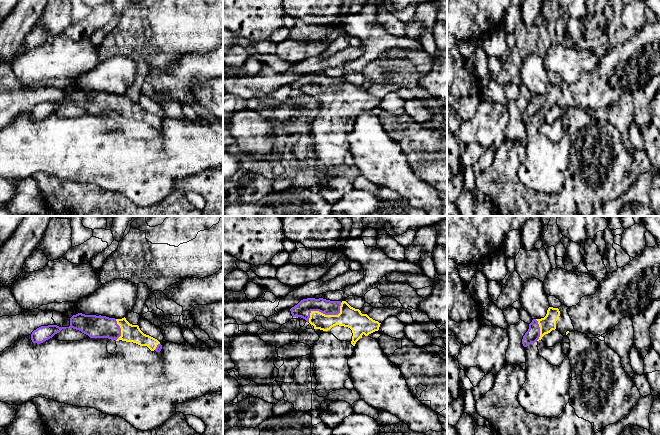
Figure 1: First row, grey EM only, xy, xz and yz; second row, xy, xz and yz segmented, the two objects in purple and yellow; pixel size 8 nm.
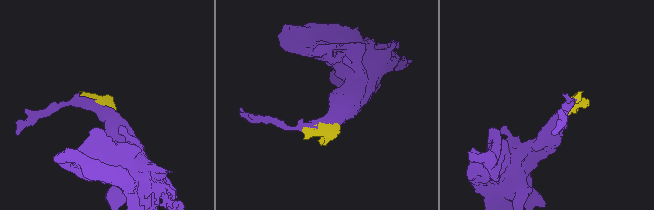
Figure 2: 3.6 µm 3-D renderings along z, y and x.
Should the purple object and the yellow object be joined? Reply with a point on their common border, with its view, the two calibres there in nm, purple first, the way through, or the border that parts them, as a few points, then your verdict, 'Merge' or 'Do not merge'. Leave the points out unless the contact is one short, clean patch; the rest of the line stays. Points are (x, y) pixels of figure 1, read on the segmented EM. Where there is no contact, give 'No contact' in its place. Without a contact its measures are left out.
Touches purple at xz (325, 314). Thickness 130 nm (purple) against 160 nm. Merge

